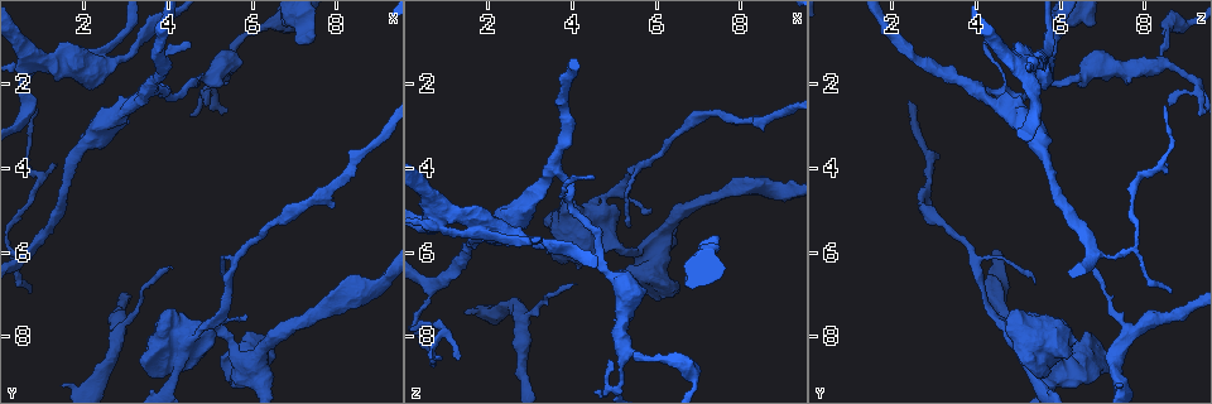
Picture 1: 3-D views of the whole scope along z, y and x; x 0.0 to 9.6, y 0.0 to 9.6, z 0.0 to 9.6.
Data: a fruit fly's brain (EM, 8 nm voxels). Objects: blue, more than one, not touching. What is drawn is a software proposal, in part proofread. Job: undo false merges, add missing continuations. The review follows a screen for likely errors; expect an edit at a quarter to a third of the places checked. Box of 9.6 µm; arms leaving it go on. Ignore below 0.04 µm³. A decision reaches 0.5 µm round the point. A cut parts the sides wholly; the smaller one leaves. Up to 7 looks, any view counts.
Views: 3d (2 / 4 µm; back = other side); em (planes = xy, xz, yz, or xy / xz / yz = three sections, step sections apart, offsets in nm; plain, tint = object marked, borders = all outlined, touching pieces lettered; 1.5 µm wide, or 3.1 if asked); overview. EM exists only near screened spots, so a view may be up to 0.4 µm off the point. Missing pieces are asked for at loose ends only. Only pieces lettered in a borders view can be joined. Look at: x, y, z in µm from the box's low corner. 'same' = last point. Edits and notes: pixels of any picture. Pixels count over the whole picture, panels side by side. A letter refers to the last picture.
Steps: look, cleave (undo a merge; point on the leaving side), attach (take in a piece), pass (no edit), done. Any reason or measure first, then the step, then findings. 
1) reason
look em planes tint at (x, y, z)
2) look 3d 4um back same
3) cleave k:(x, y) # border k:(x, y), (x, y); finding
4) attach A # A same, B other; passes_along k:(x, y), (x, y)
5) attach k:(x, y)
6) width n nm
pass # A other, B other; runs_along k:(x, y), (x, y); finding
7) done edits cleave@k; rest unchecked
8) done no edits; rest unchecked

sudden change in width
look 3d 4um at (4.85, 7.85, 4.80)

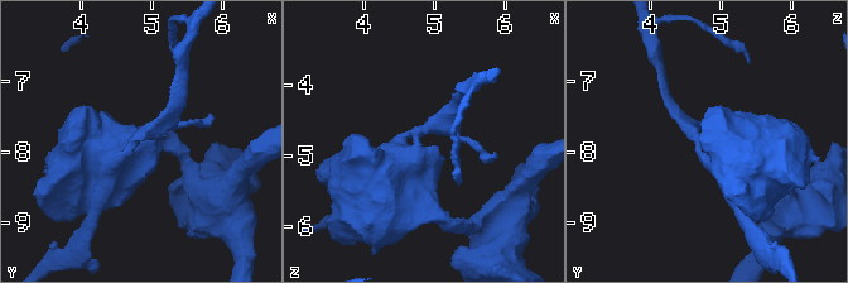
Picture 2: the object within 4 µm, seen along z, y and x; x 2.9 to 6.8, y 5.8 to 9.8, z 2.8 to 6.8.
look em yz step 4 tint at (4.75, 7.80, 4.75)

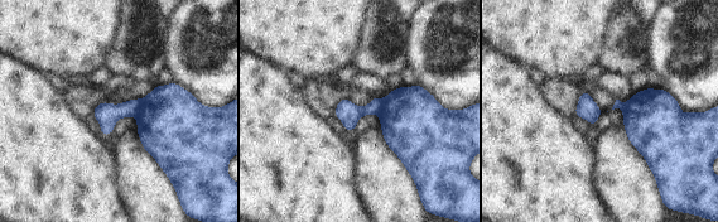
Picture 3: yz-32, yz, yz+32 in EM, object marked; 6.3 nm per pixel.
look em planes borders same

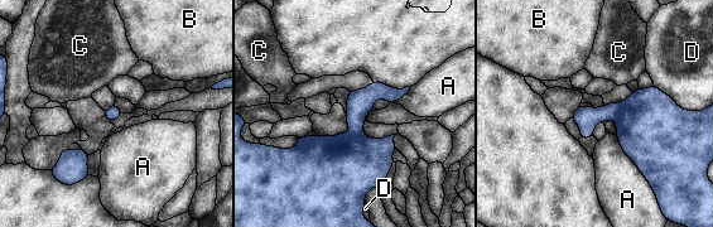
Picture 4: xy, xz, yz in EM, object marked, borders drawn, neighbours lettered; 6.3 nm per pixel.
width 90 nm
cleave 4:(586, 117) # A other, B other, C other, D other; border 4:(621, 104), (615, 119); two neurons meet here

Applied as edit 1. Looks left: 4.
redraw
look overview

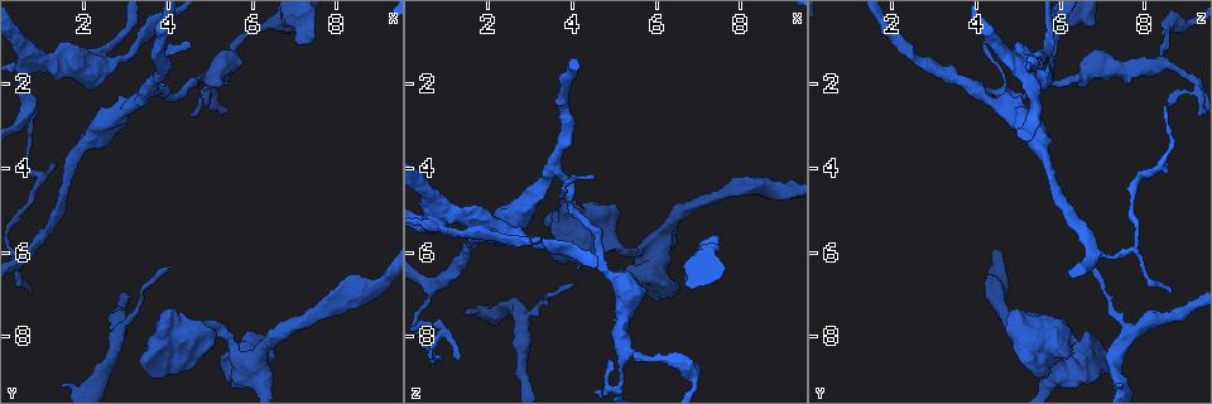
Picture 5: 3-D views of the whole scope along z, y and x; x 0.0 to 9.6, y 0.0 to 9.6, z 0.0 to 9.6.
look em planes borders at (1.30, 3.90, 8.55)

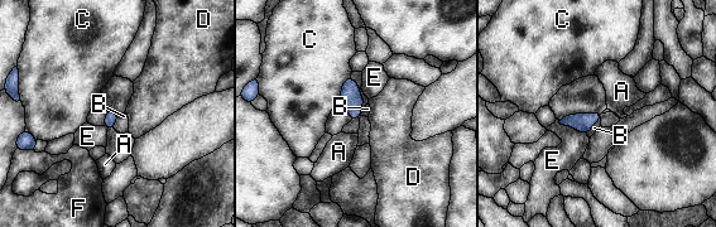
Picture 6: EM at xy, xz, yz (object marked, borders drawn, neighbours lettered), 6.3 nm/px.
pass # A other, B other, C other, D other, E other, F other; no lettered piece goes on from it

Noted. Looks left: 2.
done edits cleave@4; rest unchecked

